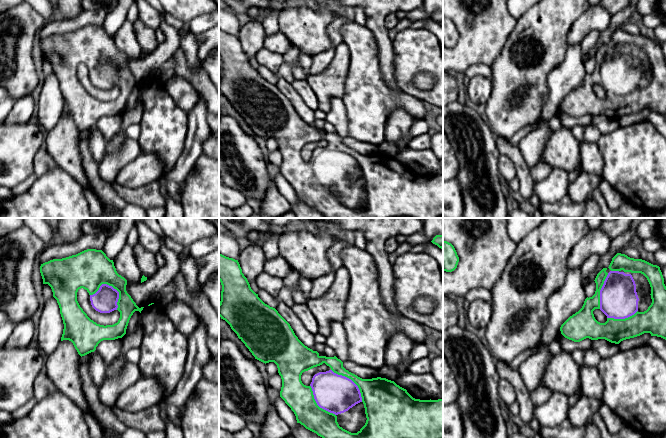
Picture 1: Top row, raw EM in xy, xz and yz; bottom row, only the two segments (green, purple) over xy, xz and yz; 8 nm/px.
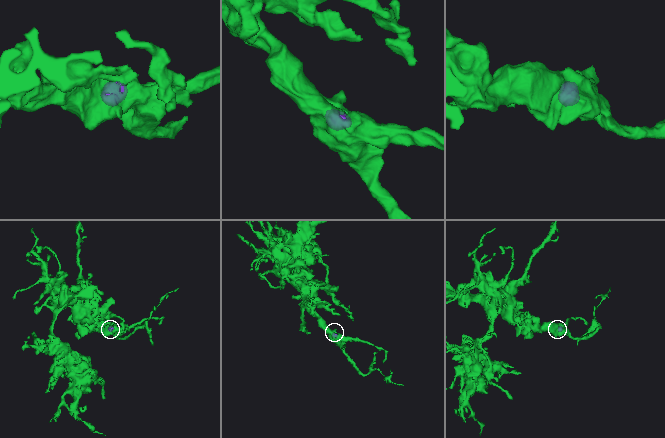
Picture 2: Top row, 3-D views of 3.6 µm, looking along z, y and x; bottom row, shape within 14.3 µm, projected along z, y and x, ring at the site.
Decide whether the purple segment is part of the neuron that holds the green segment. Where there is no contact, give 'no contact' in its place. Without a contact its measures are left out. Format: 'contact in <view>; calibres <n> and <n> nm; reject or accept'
contact in xy; calibres 320 and 190 nm; accept

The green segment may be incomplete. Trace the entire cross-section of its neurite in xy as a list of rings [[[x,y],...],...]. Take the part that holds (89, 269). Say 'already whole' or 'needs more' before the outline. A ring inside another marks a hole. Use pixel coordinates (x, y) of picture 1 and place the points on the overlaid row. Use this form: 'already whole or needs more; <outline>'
needs more; [[[87,249],[76,255],[62,259],[53,259],[41,264],[40,273],[43,284],[48,284],[57,300],[64,329],[61,341],[69,340],[73,343],[78,354],[82,357],[96,350],[103,340],[115,340],[126,334],[129,320],[135,311],[141,311],[126,291],[127,280],[119,275],[110,260],[102,250]],[[79,289],[85,289],[90,295],[92,307],[100,313],[120,312],[120,318],[113,325],[100,325],[91,320],[77,301]]]

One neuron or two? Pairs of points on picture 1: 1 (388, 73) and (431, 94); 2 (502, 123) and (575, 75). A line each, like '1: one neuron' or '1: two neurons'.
1: two neurons
2: two neurons

